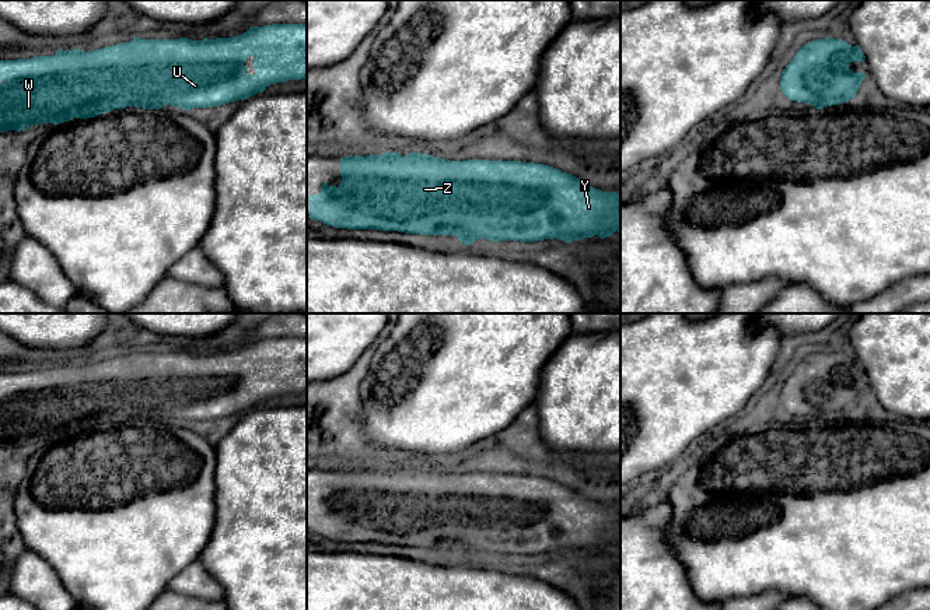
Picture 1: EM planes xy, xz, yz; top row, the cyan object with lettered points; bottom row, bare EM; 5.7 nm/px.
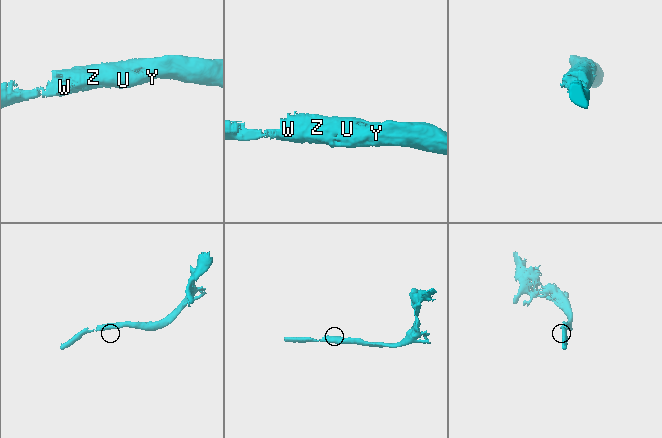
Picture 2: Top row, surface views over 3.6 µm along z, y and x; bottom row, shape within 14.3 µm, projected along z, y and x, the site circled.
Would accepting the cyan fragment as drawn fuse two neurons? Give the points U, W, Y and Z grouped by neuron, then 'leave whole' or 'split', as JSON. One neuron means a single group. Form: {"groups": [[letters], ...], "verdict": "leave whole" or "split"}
{"groups": [["U", "W", "Y", "Z"]], "verdict": "leave whole"}

